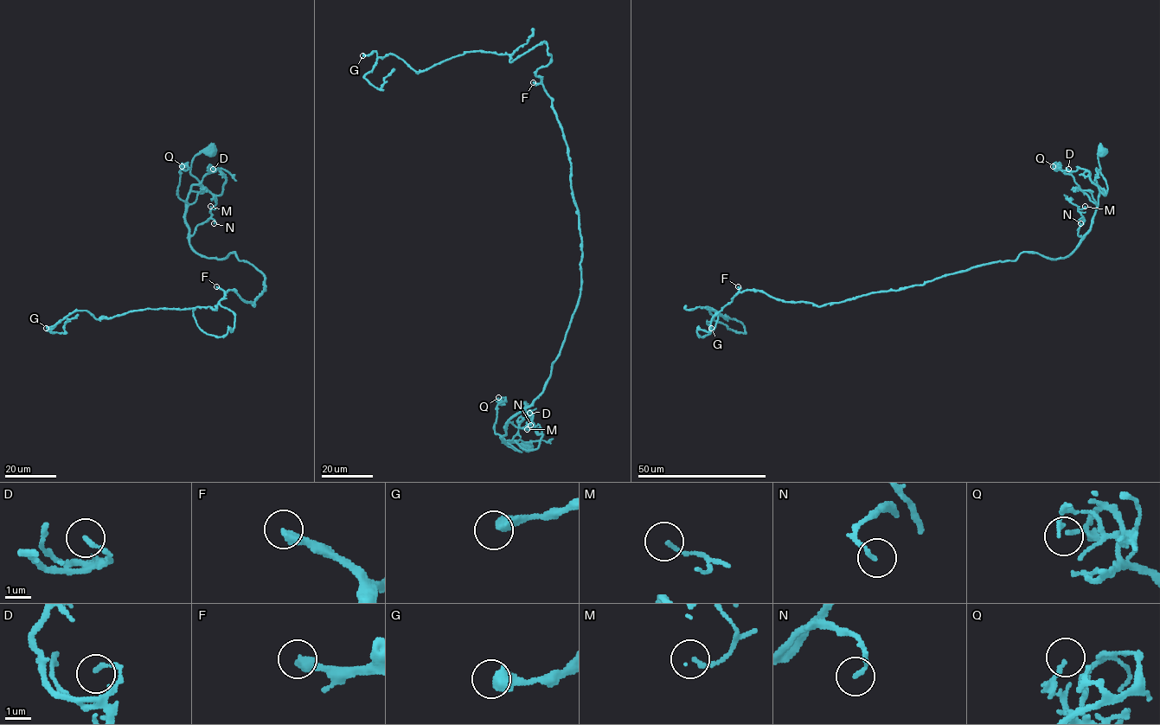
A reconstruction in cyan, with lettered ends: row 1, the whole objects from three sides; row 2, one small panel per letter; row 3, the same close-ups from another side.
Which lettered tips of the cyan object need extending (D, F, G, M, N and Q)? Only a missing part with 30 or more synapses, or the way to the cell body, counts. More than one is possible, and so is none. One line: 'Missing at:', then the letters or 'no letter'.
Missing at: F

